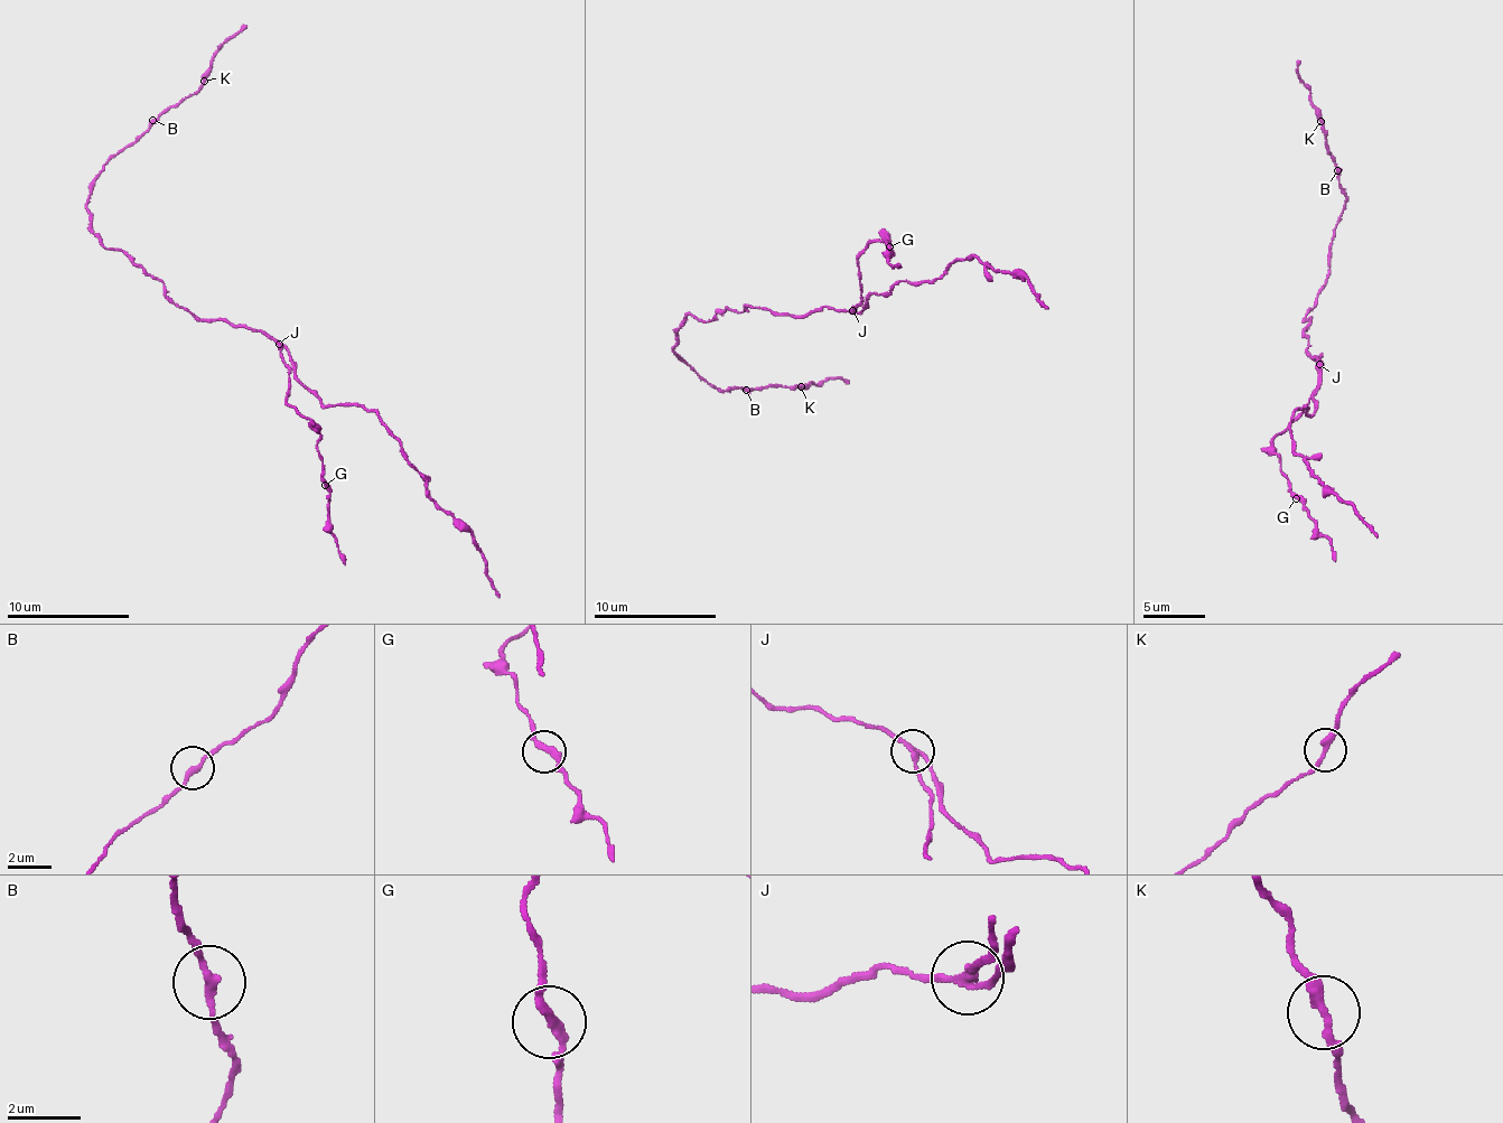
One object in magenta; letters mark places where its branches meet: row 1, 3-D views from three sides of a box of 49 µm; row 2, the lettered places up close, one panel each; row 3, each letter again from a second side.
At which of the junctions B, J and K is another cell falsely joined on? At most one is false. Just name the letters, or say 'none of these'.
J

